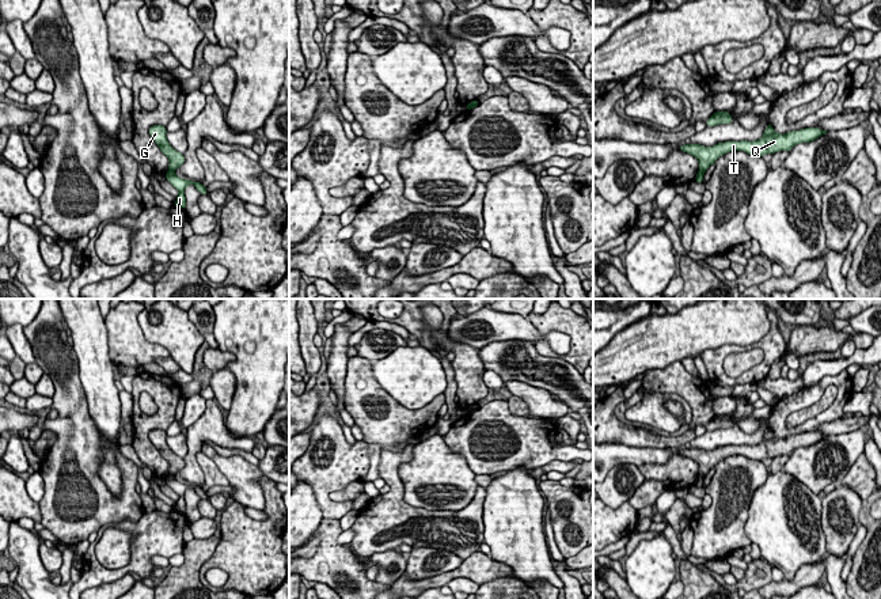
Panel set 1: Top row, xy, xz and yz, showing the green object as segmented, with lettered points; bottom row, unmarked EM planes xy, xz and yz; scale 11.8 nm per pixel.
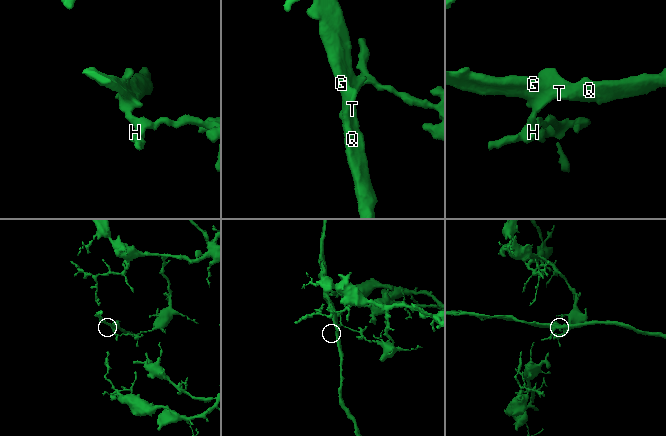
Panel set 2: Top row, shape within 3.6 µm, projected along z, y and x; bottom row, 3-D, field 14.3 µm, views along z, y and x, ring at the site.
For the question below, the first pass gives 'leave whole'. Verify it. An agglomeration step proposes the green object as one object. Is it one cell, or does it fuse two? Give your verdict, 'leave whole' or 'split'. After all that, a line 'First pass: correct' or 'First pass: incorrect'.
split
First pass: incorrect

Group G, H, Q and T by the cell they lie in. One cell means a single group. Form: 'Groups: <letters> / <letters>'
Groups: G Q T / H

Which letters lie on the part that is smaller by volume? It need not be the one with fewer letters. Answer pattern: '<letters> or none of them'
G, Q, T

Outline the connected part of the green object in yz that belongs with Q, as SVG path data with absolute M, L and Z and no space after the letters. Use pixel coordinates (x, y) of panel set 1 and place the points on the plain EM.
M771 428L764 433L763 441L755 446L725 446L713 451L705 451L700 448L680 450L681 456L691 458L699 465L699 474L706 475L715 465L732 455L744 455L749 459L763 460L767 458L775 458L779 455L790 456L791 452L801 447L810 447L825 439L827 435L819 432L805 432L800 435L787 436L779 439L774 435Z

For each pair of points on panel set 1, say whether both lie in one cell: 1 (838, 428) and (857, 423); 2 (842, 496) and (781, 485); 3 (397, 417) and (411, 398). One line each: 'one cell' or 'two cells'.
1: one cell
2: two cells
3: two cells

